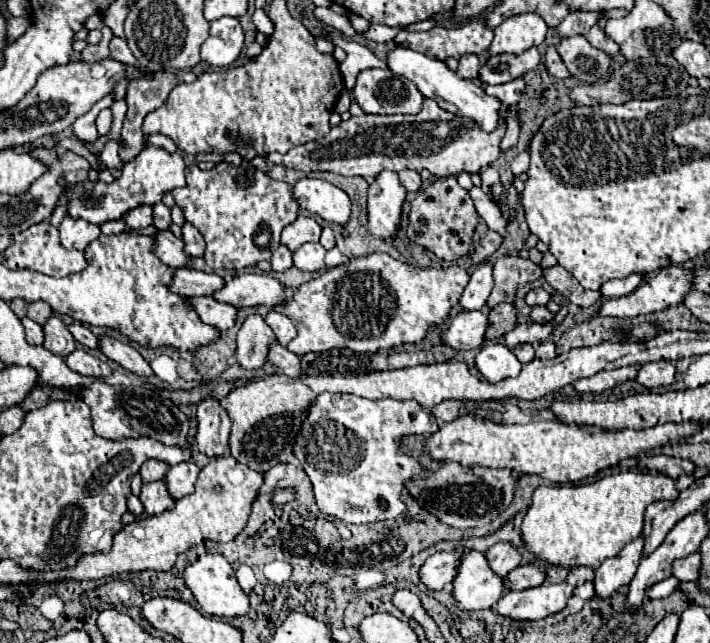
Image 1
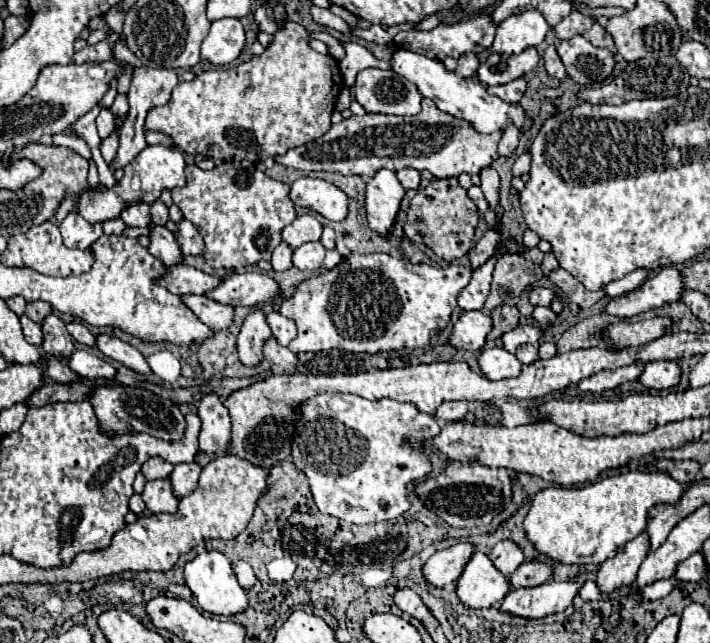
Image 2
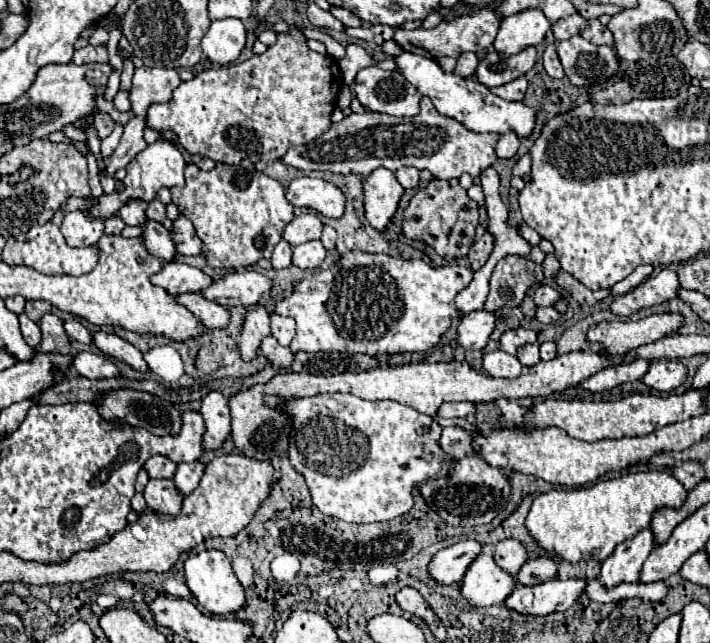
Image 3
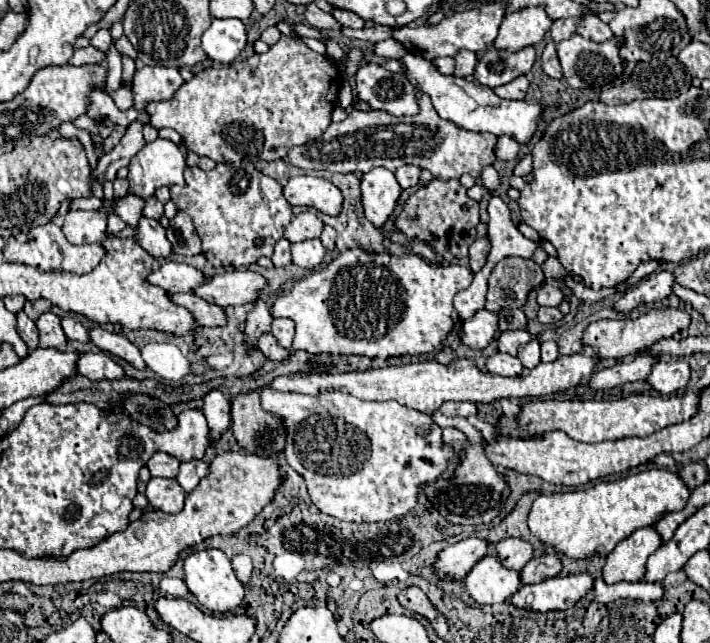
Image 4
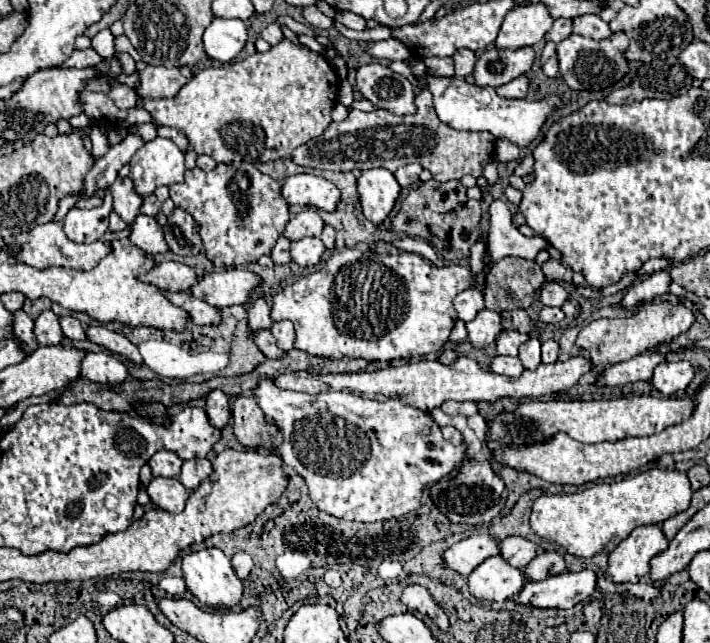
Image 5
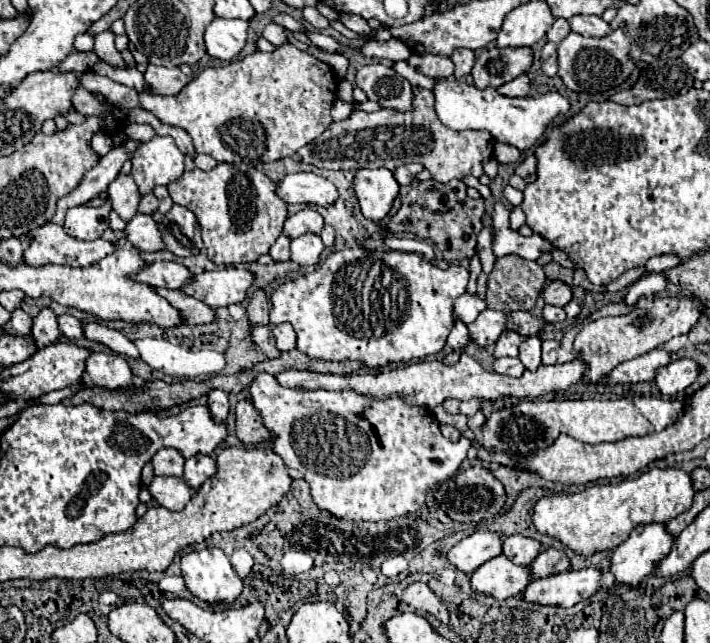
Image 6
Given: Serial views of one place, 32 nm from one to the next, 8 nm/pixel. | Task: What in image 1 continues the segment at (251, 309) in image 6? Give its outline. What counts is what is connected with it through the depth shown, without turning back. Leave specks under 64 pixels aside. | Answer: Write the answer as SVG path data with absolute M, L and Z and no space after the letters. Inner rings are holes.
M250 314L238 332L238 364L254 370L264 366L268 344L274 342L274 332L260 314Z

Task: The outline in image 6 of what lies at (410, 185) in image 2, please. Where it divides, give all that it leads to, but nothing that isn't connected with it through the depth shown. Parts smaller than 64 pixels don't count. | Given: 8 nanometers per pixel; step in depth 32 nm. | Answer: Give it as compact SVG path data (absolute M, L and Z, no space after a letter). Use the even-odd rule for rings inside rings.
M404 164L404 166L400 166L400 168L394 170L394 178L398 180L400 186L404 186L404 184L414 182L414 178L416 178L416 174L418 174L420 170L424 170L422 164Z

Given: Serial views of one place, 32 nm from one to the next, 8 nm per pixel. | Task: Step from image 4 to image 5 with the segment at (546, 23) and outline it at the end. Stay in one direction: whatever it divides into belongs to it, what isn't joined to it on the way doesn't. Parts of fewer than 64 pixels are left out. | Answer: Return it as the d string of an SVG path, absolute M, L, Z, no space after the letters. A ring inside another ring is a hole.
M524 4L510 10L502 22L496 38L496 48L524 48L534 46L552 28L554 18L544 4Z

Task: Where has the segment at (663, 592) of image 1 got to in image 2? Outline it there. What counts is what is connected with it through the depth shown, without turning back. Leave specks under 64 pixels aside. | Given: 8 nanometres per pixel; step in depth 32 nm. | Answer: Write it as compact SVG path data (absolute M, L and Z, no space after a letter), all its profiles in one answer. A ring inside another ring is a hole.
M658 580L658 582L650 584L650 586L640 588L640 596L642 596L642 600L644 600L644 602L660 600L660 598L664 598L664 596L668 596L668 594L670 594L672 586L674 586L674 582L672 582L672 580Z

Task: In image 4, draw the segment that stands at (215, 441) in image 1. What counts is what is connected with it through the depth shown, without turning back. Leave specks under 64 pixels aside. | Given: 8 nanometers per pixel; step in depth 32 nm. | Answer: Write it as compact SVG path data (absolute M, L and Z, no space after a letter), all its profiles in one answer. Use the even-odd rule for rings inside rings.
M212 390L204 396L202 412L210 426L210 438L216 440L230 426L230 402L220 390Z

